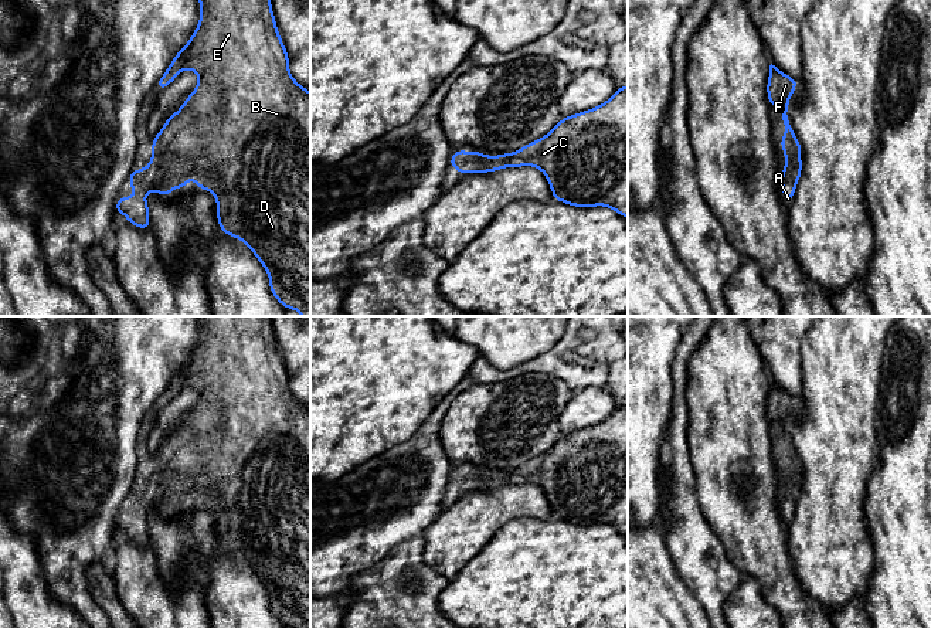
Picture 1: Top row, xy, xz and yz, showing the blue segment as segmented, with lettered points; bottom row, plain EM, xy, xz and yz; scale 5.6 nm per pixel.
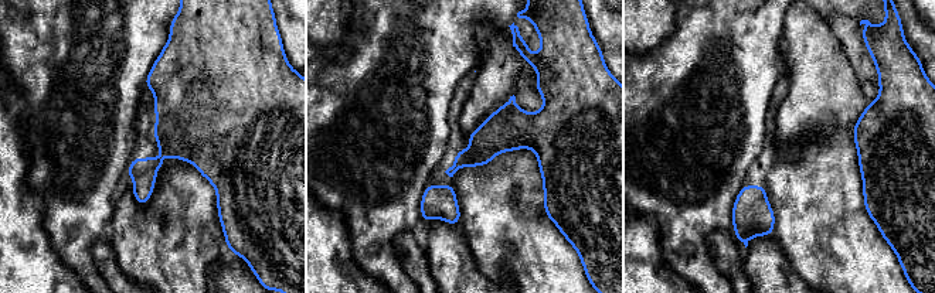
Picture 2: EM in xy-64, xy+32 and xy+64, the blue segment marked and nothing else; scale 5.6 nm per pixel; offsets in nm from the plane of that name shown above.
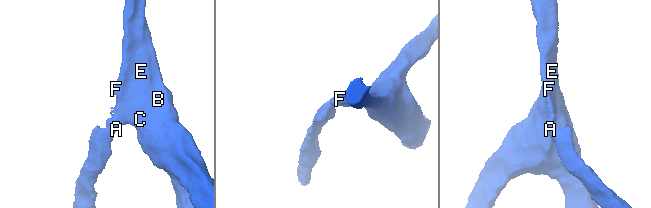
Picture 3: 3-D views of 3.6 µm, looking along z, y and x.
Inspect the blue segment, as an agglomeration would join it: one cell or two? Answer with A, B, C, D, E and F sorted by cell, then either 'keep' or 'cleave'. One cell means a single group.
groups A B C D E F; keep

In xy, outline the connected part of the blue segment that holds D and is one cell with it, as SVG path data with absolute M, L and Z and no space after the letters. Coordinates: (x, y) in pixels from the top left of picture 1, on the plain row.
M198 316L198 343L187 361L174 373L166 390L156 400L156 405L164 408L183 387L191 387L198 393L196 407L186 415L179 428L170 432L160 449L152 458L153 475L146 486L133 486L128 498L135 515L118 515L113 530L122 530L126 539L139 547L150 546L149 522L143 515L157 509L160 515L173 510L176 505L186 506L191 495L197 506L213 509L217 520L217 540L220 547L241 557L265 585L269 595L269 607L275 617L285 625L293 628L310 628L310 410L299 403L289 388L289 371L279 353L271 316Z

